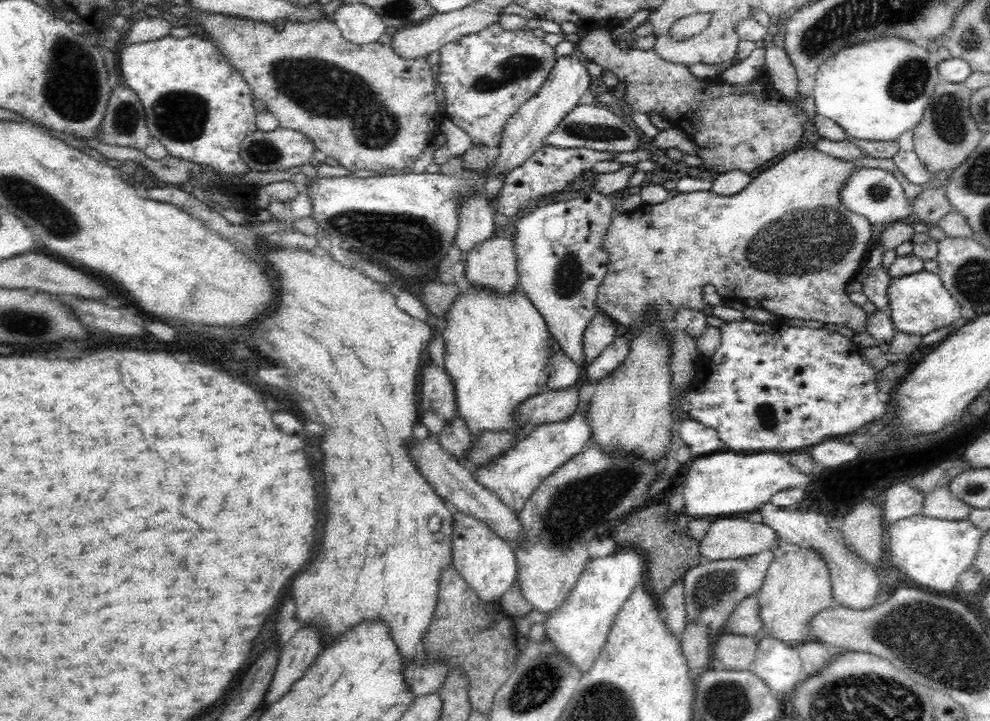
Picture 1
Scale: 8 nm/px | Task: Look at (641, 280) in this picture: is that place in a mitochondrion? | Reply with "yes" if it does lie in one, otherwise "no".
no

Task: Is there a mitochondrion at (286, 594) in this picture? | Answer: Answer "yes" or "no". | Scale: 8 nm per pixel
no

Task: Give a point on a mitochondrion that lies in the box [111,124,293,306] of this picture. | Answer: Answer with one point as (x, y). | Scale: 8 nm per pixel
(259, 151)

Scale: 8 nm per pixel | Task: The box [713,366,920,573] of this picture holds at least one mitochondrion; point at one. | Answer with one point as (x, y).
(765, 416)

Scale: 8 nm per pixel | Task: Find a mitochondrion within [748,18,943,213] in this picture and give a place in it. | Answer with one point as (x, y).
(908, 81)

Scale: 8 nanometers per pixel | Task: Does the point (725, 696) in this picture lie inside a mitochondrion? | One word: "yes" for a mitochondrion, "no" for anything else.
yes

